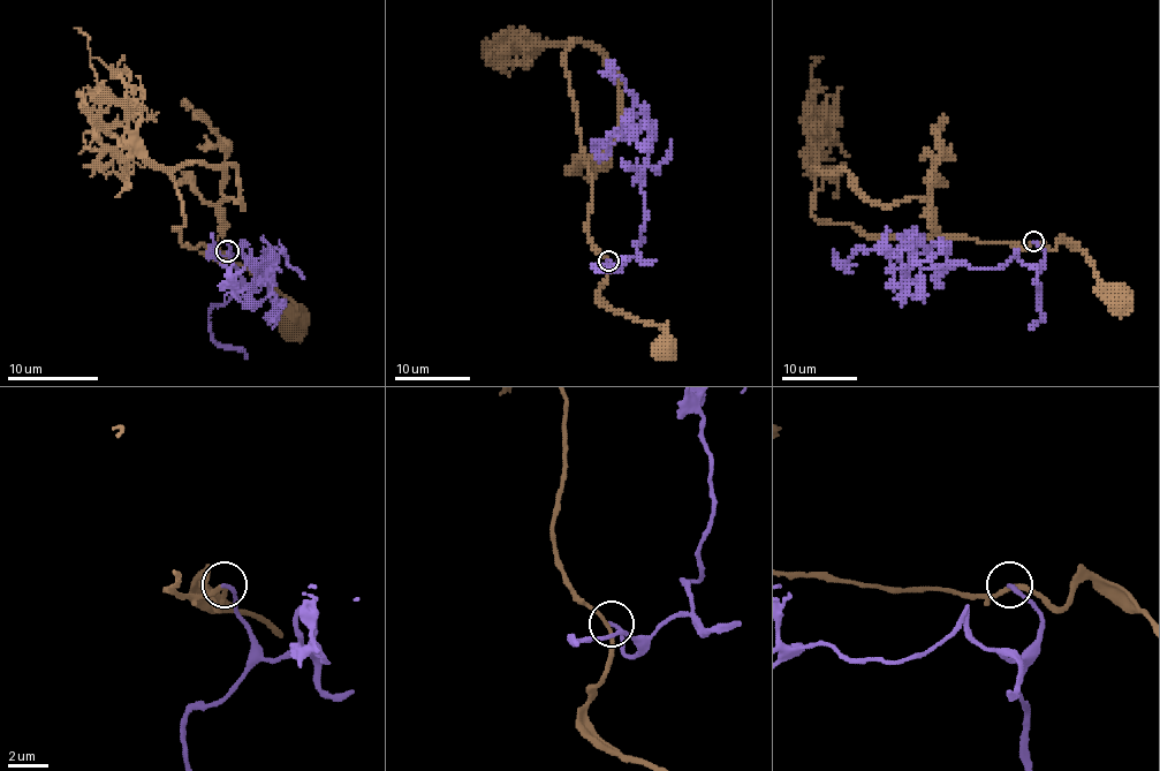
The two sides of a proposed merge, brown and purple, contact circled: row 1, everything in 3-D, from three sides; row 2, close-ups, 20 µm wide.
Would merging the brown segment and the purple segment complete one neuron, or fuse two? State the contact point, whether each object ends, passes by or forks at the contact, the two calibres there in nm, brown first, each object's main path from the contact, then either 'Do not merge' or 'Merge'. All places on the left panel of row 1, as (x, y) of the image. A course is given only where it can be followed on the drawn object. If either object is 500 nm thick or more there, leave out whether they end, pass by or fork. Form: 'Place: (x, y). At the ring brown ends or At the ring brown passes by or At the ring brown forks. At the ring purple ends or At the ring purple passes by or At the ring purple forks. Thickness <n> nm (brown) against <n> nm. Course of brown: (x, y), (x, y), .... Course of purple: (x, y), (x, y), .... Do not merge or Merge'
Place: (227, 250). At the ring brown passes by. At the ring purple ends. Thickness 220 nm (brown) against 220 nm. Course of brown: (227, 251), (174, 228), (172, 174), (190, 163), (232, 165), (243, 208), (222, 194), (220, 135), (183, 98). Course of purple: (227, 251), (248, 284), (263, 279), (265, 263), (274, 284), (260, 304), (249, 284), (236, 290), (211, 233). Do not merge

